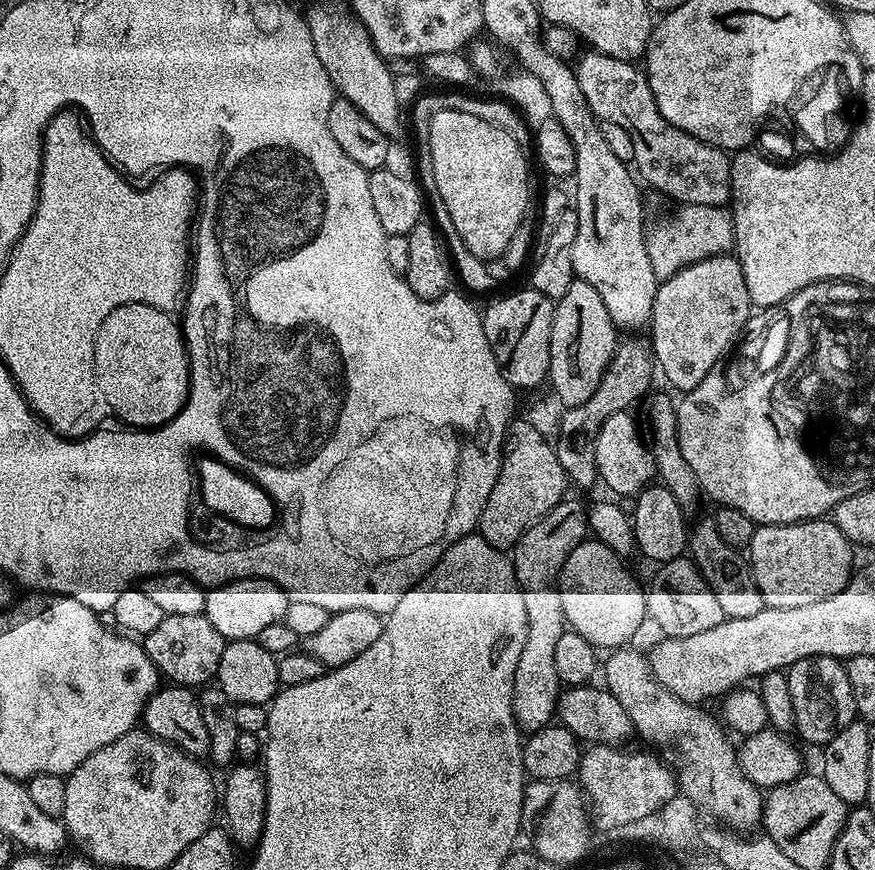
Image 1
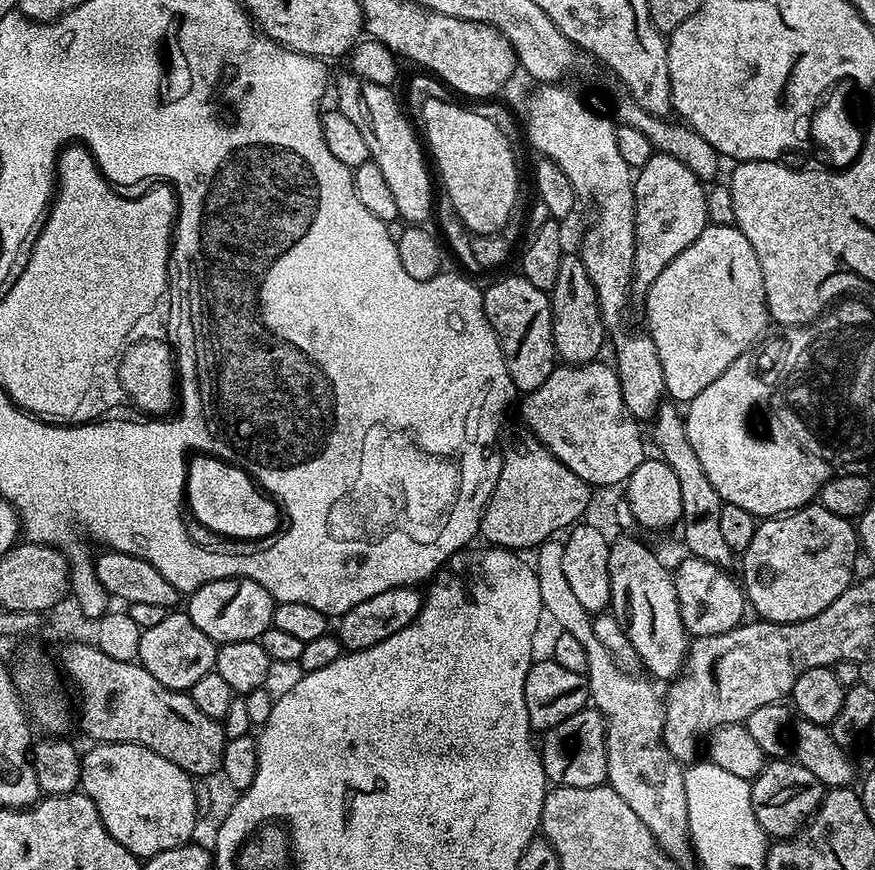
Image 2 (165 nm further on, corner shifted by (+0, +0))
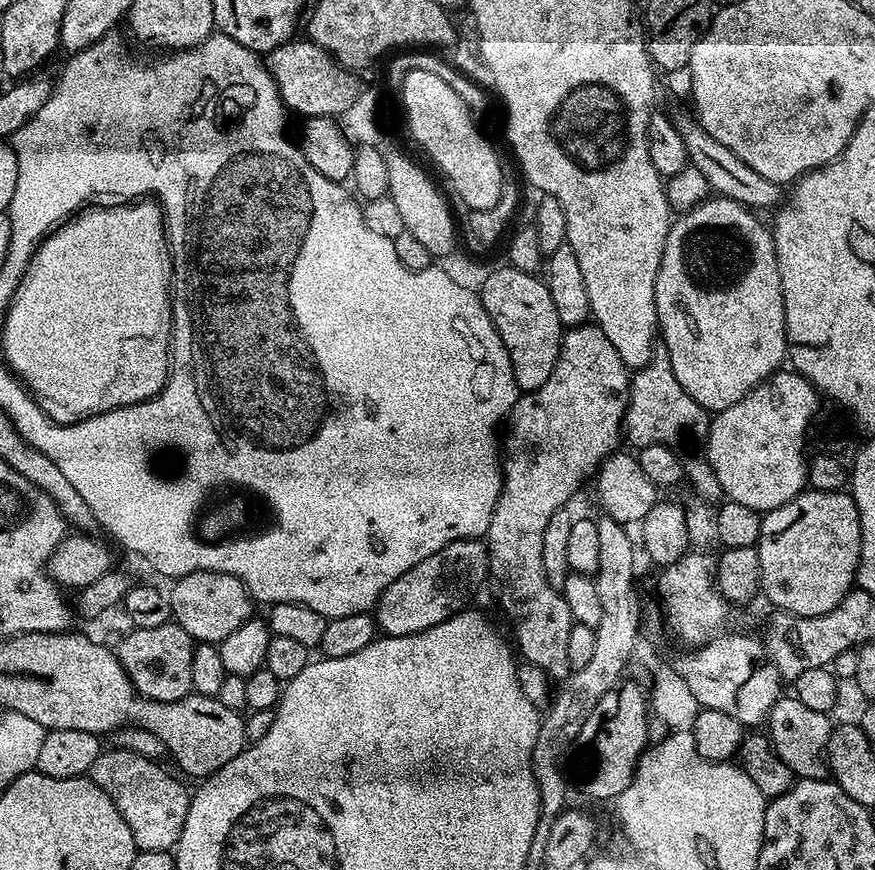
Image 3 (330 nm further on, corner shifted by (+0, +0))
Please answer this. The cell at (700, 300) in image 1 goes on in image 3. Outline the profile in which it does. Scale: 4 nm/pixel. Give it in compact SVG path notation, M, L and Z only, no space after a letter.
M713 195L704 199L698 206L689 208L687 212L677 215L672 221L672 229L668 231L666 246L662 254L662 262L656 279L656 318L658 332L662 337L663 351L668 354L668 361L674 370L674 378L682 382L682 390L698 402L705 412L715 414L734 406L747 392L767 380L773 372L785 363L788 351L788 335L784 333L784 299L782 298L782 278L778 274L778 258L772 241L772 230L767 223L759 220L757 213L745 204L727 200L724 196Z

